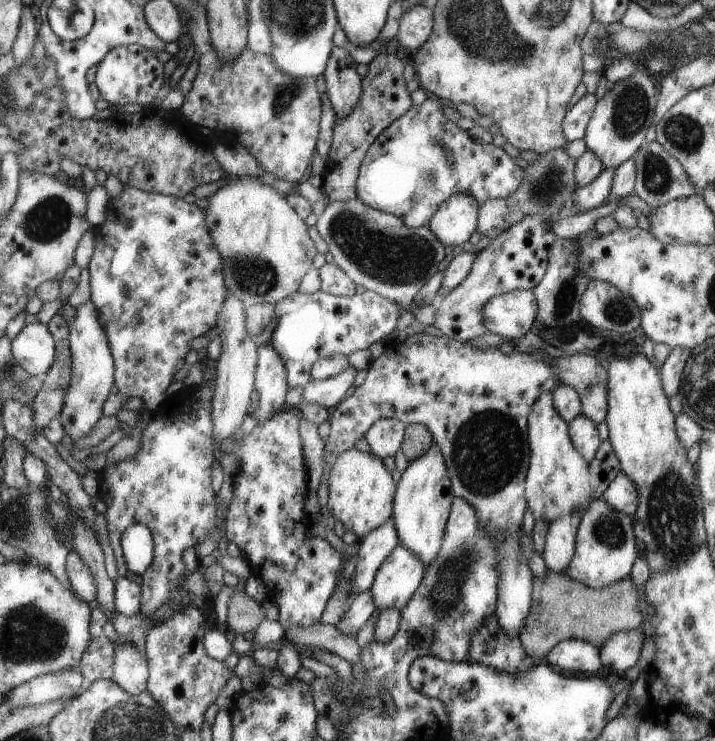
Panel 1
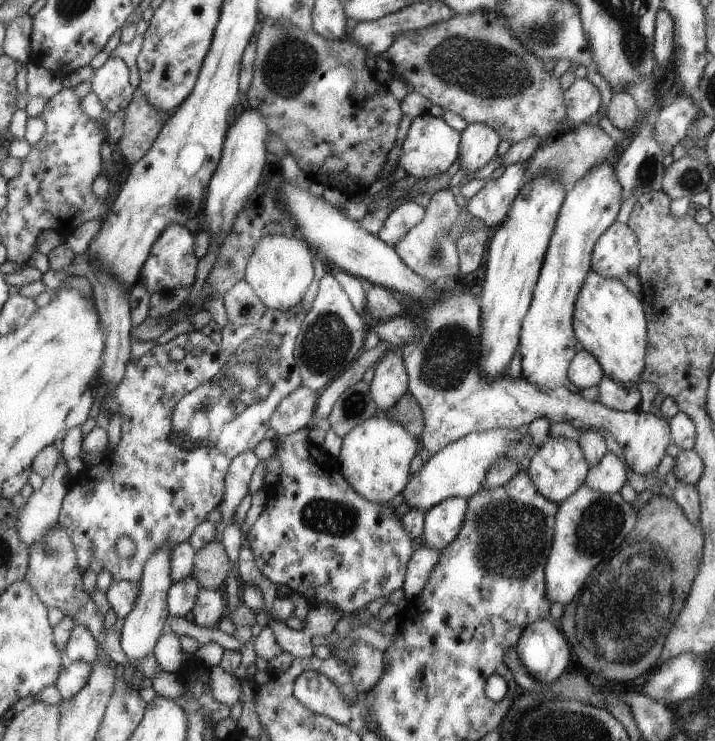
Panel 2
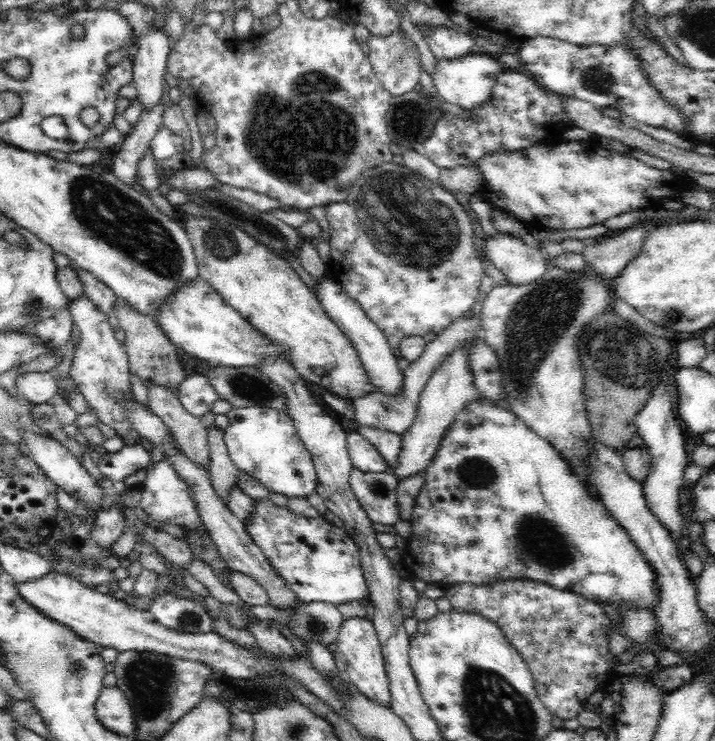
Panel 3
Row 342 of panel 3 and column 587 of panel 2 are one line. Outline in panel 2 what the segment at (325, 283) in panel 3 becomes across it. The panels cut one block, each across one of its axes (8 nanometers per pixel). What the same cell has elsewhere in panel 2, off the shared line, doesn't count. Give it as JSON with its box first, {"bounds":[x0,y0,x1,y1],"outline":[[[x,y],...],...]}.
{"bounds":[567,348,605,390],"outline":[[[584,348],[575,354],[567,378],[576,390],[596,387],[605,375],[597,359]]]}

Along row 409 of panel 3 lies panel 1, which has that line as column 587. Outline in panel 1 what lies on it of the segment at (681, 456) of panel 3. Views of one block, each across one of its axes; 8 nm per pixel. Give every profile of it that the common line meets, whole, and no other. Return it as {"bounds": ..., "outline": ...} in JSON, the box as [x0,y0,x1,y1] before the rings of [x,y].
{"bounds":[544,638,603,674],"outline":[[[580,638],[559,642],[544,660],[564,672],[580,672],[580,674],[593,674],[603,665],[599,647]]]}

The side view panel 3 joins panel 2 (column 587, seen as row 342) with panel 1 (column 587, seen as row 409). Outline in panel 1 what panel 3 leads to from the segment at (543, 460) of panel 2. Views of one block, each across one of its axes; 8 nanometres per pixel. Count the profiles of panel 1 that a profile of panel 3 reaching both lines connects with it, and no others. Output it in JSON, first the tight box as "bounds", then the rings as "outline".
{"bounds":[568,413,602,464],"outline":[[[580,413],[568,422],[568,426],[570,427],[571,440],[575,444],[576,450],[590,464],[602,444],[598,435],[598,424]]]}

